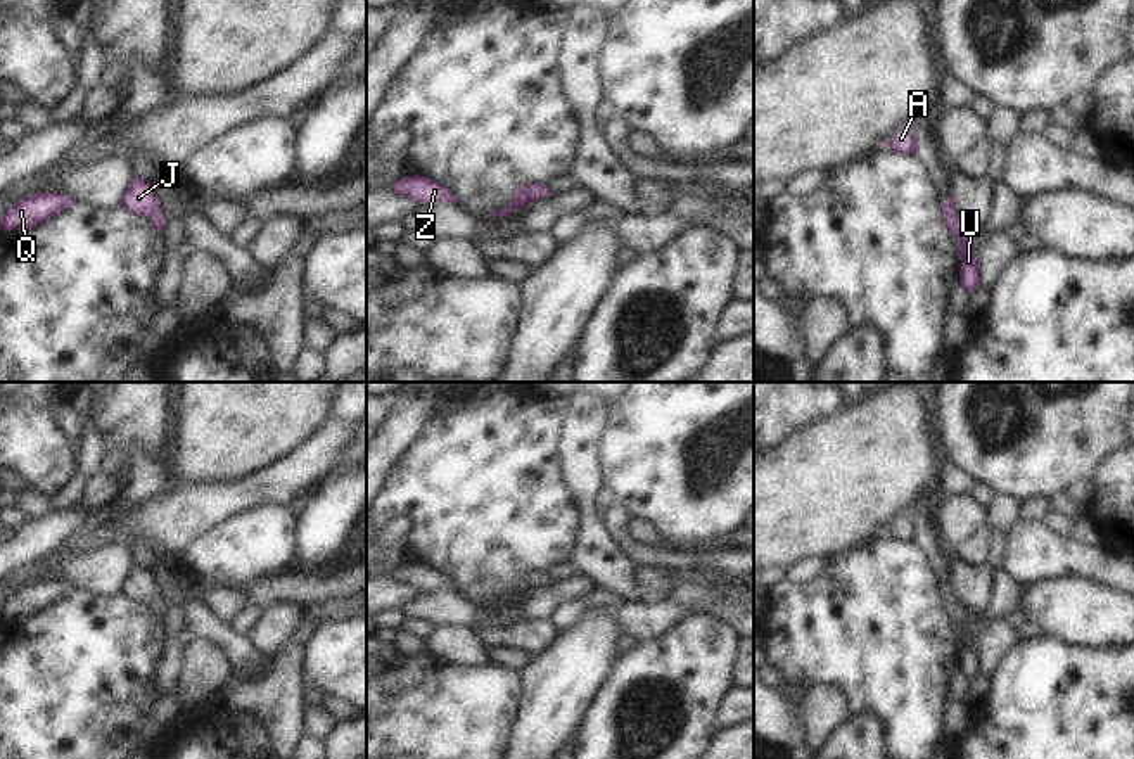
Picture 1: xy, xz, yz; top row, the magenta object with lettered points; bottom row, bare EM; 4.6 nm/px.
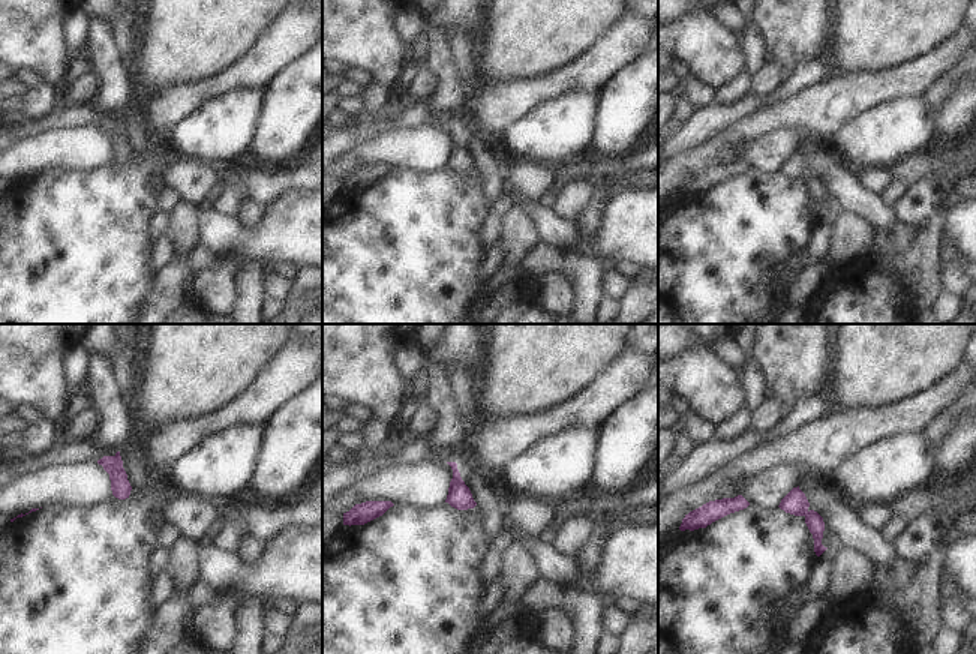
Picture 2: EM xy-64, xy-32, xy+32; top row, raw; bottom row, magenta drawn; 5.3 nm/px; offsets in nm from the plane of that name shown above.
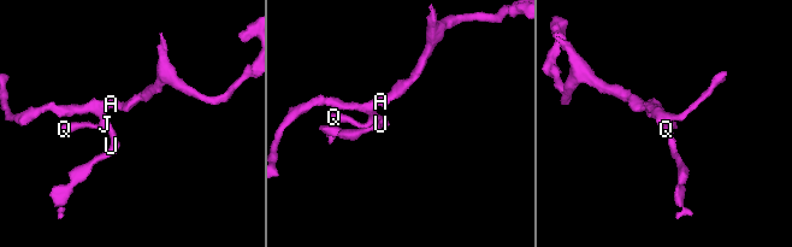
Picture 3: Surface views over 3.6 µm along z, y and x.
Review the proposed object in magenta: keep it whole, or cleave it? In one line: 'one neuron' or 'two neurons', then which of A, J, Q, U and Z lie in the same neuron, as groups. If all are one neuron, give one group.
one neuron; groups A J Q U Z

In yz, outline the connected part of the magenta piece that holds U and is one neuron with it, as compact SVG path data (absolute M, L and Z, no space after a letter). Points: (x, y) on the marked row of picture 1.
M946 197L940 201L944 209L944 223L958 240L958 256L961 259L959 282L972 292L980 287L980 275L977 270L977 258L966 246L968 223L952 207L952 199Z

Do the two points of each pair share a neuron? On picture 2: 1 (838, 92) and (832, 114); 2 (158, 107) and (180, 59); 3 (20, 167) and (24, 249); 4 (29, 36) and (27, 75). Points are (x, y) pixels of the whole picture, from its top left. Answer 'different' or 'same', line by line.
1: same
2: different
3: different
4: different

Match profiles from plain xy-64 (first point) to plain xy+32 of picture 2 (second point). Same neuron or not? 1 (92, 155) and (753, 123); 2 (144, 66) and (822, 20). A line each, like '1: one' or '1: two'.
1: two
2: two

